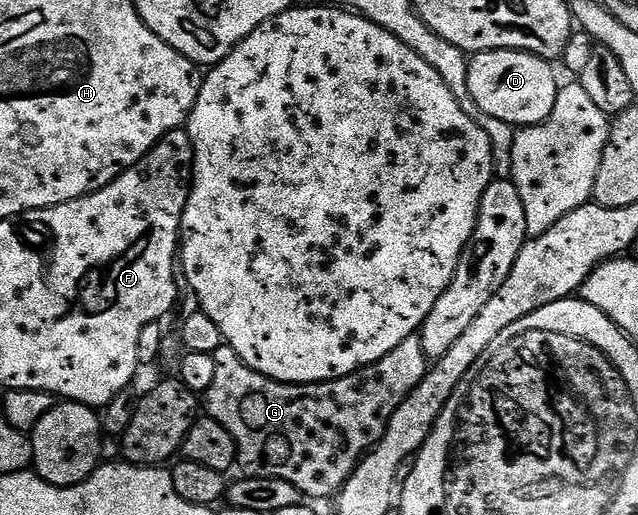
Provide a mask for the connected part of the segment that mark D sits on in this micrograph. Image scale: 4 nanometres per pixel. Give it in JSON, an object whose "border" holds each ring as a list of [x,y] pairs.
{"border":[[[498,48],[492,52],[476,52],[470,57],[469,94],[473,94],[473,102],[485,110],[485,114],[493,114],[493,118],[501,118],[501,122],[512,126],[542,124],[550,118],[557,101],[557,94],[561,87],[560,81],[555,81],[555,72],[548,61],[542,60],[531,52],[517,52],[513,48]]]}

